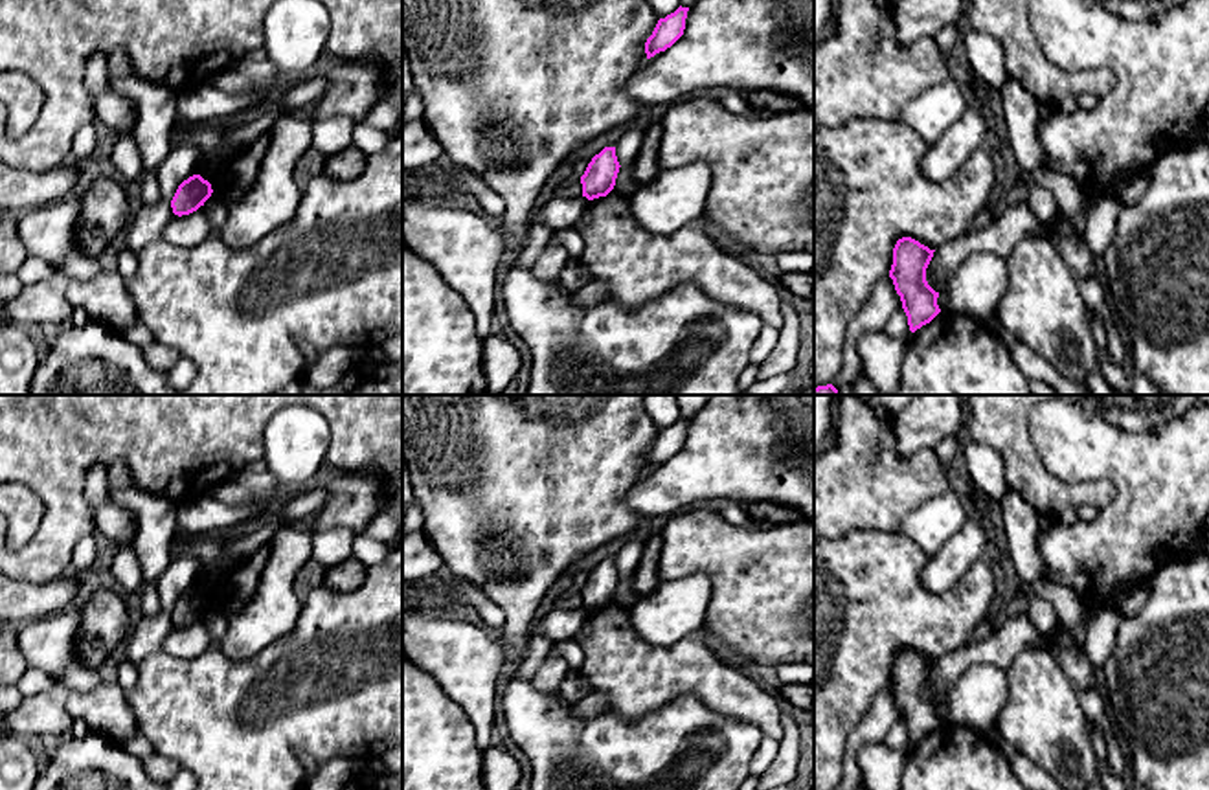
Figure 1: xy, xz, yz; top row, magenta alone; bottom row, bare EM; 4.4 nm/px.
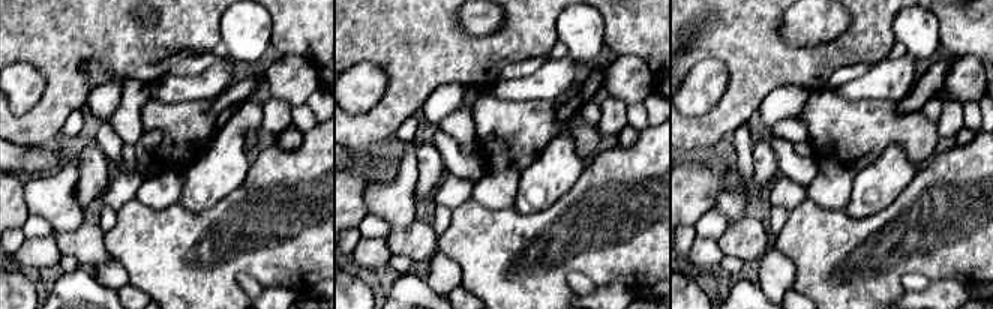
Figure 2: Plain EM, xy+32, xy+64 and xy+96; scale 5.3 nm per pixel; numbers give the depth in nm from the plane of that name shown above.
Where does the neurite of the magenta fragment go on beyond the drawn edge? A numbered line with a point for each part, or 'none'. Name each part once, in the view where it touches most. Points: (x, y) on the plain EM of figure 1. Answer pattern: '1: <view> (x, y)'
none

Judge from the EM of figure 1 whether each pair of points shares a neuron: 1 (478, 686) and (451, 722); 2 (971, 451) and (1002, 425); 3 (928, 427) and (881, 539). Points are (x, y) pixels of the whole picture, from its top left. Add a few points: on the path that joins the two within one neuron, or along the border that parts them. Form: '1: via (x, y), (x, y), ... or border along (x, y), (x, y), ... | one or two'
1: border along (432, 677), (465, 713), (478, 748) | two
2: border along (965, 428), (972, 440), (998, 454), (1005, 476) | two
3: border along (892, 425), (895, 443), (904, 454), (932, 449) | two

